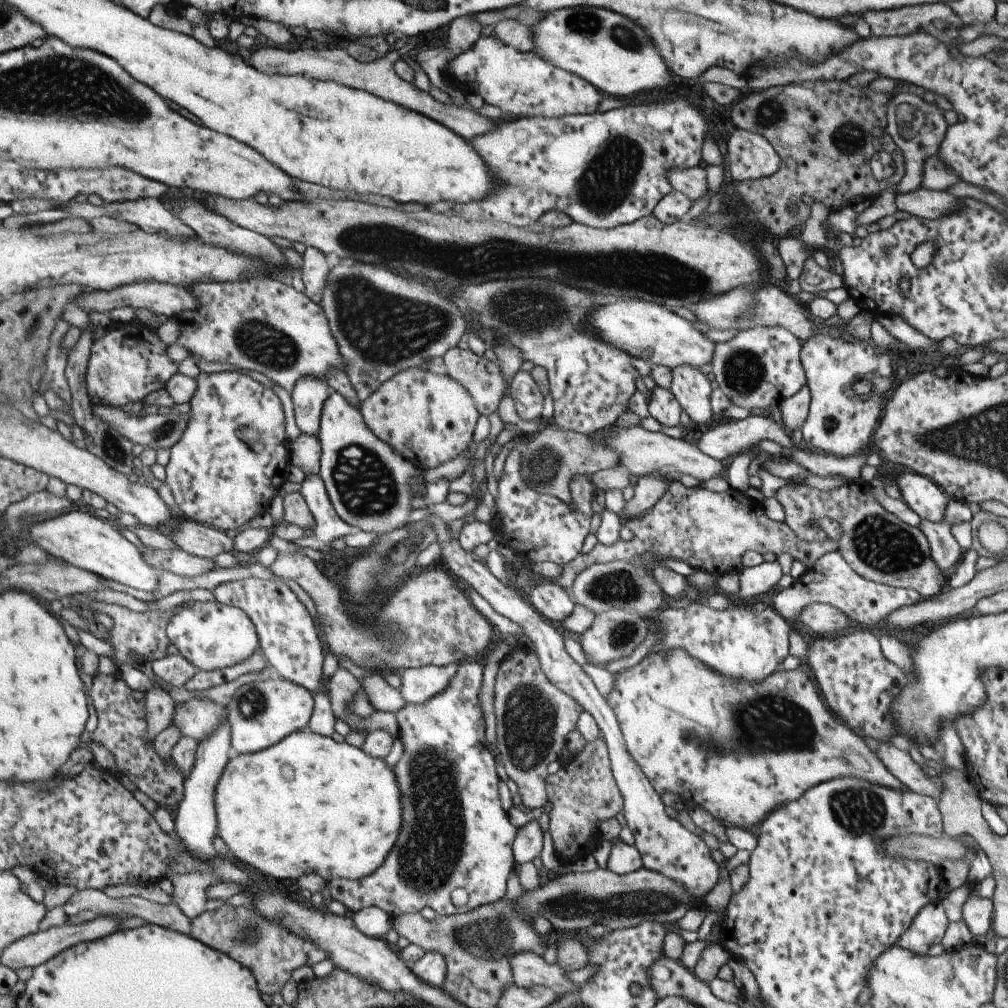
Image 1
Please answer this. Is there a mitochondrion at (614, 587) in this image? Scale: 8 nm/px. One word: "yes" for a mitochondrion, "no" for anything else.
yes

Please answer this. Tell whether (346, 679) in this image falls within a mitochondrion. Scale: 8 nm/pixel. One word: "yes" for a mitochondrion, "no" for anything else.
no

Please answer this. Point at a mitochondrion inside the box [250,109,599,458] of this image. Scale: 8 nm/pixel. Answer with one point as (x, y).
(384, 327)

